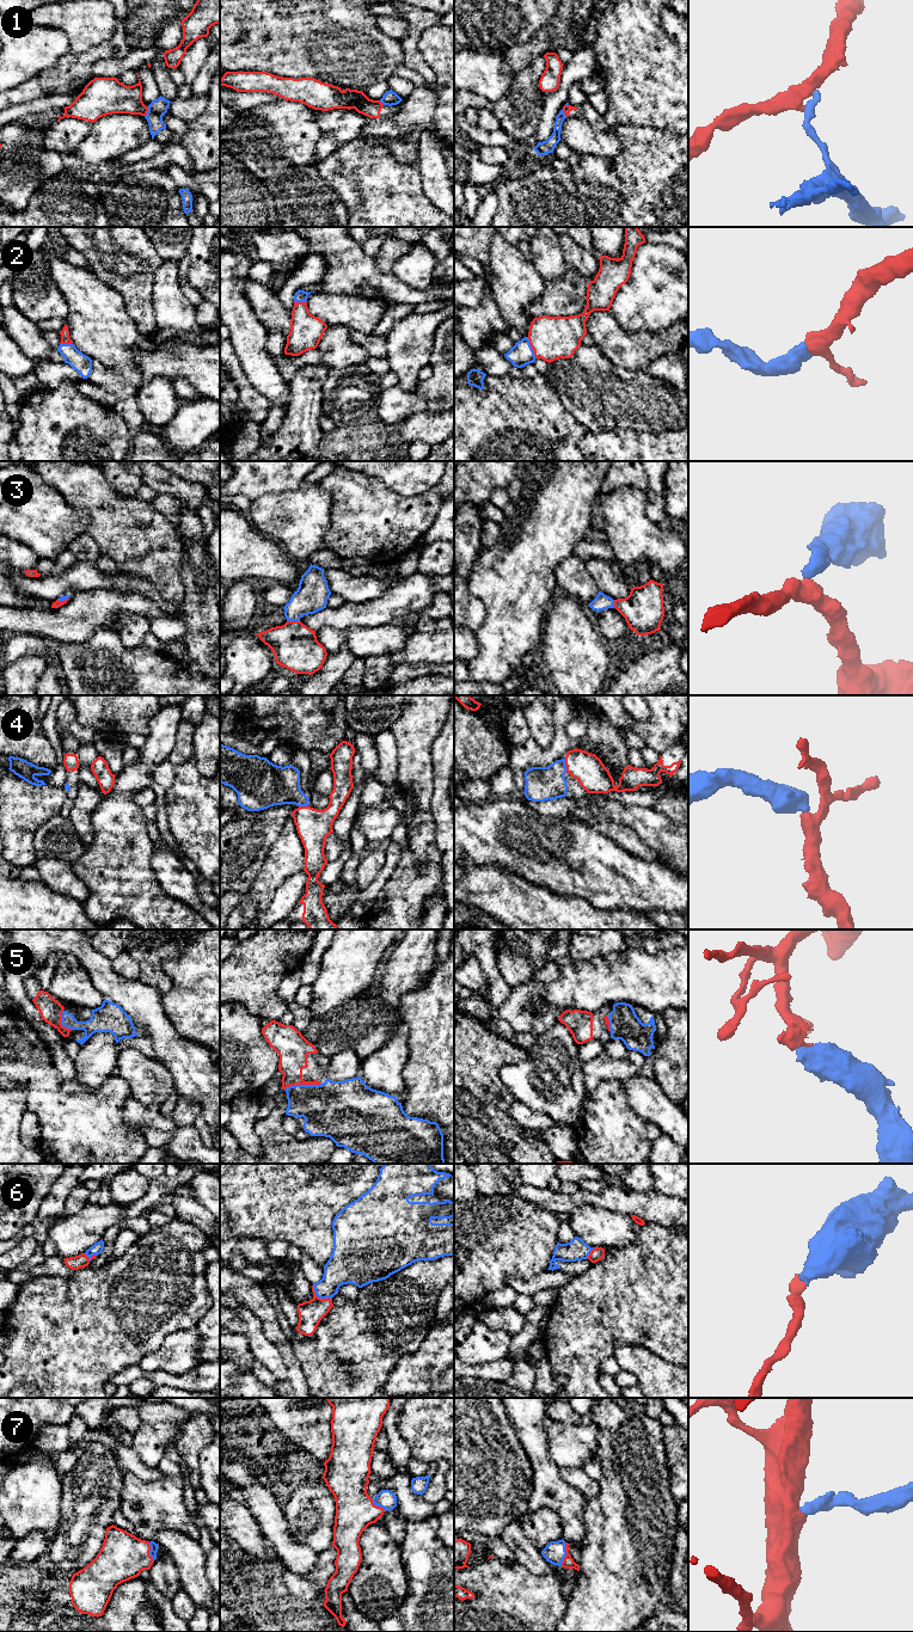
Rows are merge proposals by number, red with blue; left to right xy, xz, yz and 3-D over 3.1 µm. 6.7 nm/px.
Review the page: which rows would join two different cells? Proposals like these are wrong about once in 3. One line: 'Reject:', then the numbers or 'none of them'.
Reject: 1

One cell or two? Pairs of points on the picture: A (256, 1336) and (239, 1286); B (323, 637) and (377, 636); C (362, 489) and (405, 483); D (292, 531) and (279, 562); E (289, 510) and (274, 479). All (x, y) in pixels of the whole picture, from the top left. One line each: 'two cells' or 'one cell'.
A: two cells
B: one cell
C: two cells
D: two cells
E: two cells

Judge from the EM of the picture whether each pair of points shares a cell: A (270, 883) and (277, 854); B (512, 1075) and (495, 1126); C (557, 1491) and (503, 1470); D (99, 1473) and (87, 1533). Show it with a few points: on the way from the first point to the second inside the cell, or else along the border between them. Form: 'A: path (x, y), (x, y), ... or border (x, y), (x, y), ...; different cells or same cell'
A: path (271, 876), (277, 867), (277, 861); same cell
B: border (503, 1065), (500, 1071), (500, 1078), (518, 1099); different cells
C: border (525, 1454), (531, 1467), (528, 1509); different cells
D: path (93, 1488), (87, 1505), (87, 1519); same cell

